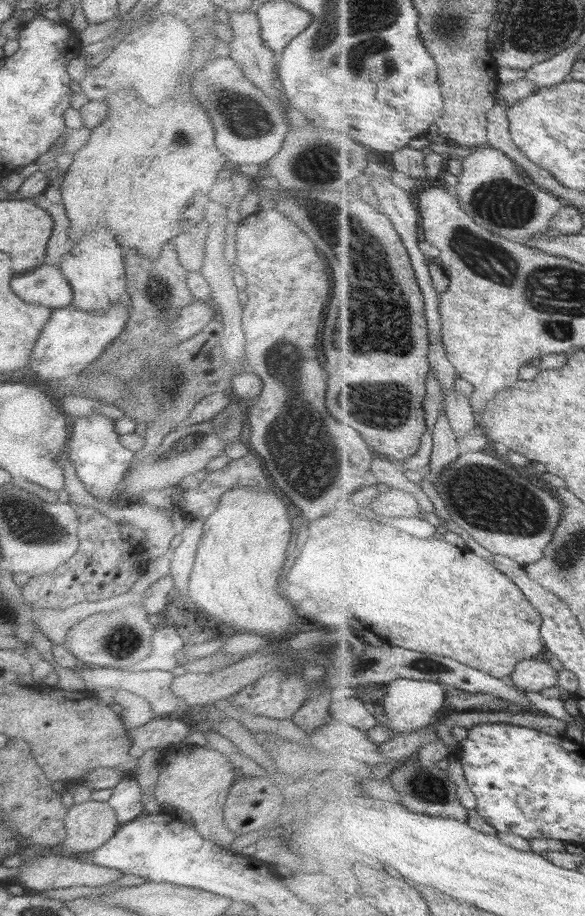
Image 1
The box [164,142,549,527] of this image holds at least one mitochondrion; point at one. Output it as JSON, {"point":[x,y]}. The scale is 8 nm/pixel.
{"point":[385,317]}

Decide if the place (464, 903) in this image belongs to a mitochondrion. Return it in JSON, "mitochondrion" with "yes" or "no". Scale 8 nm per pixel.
{"mitochondrion":"no"}

